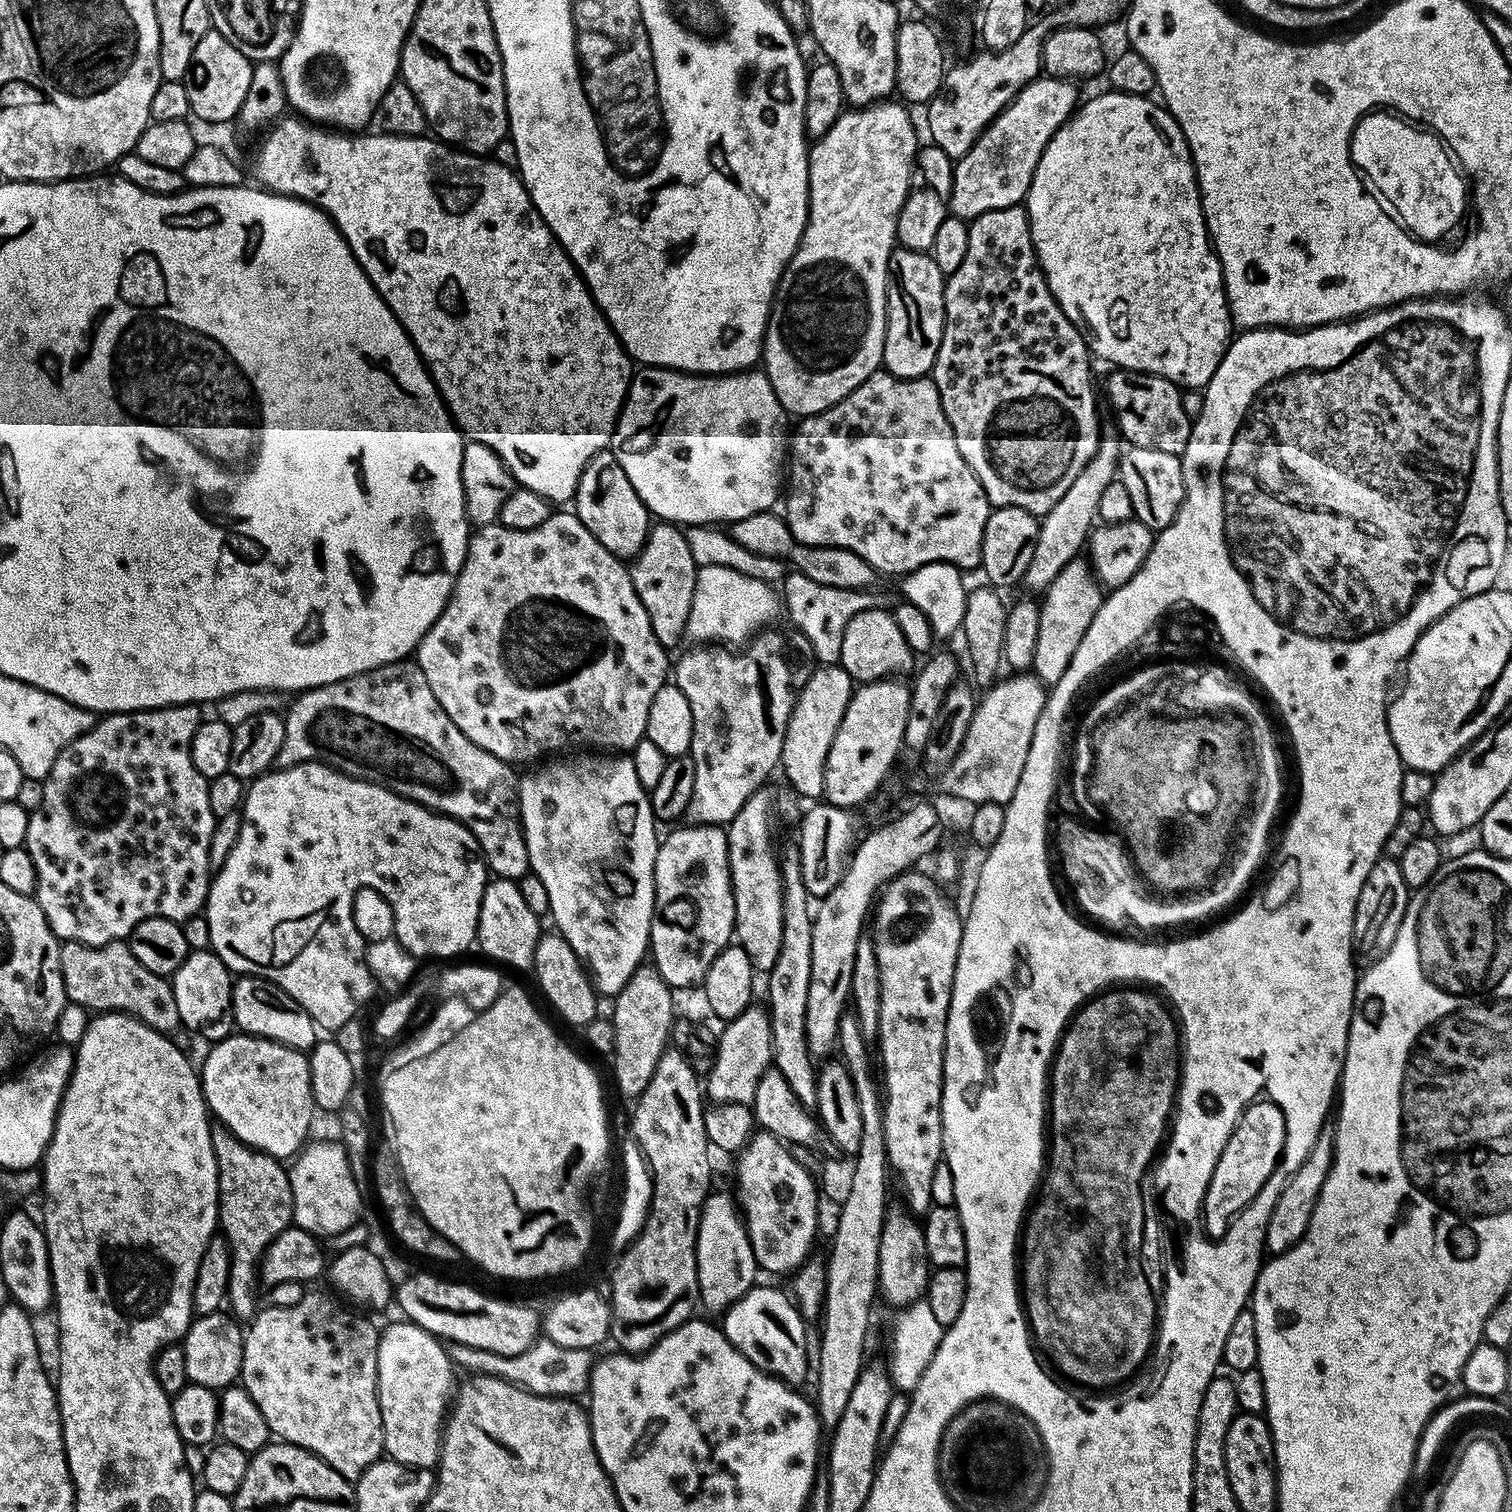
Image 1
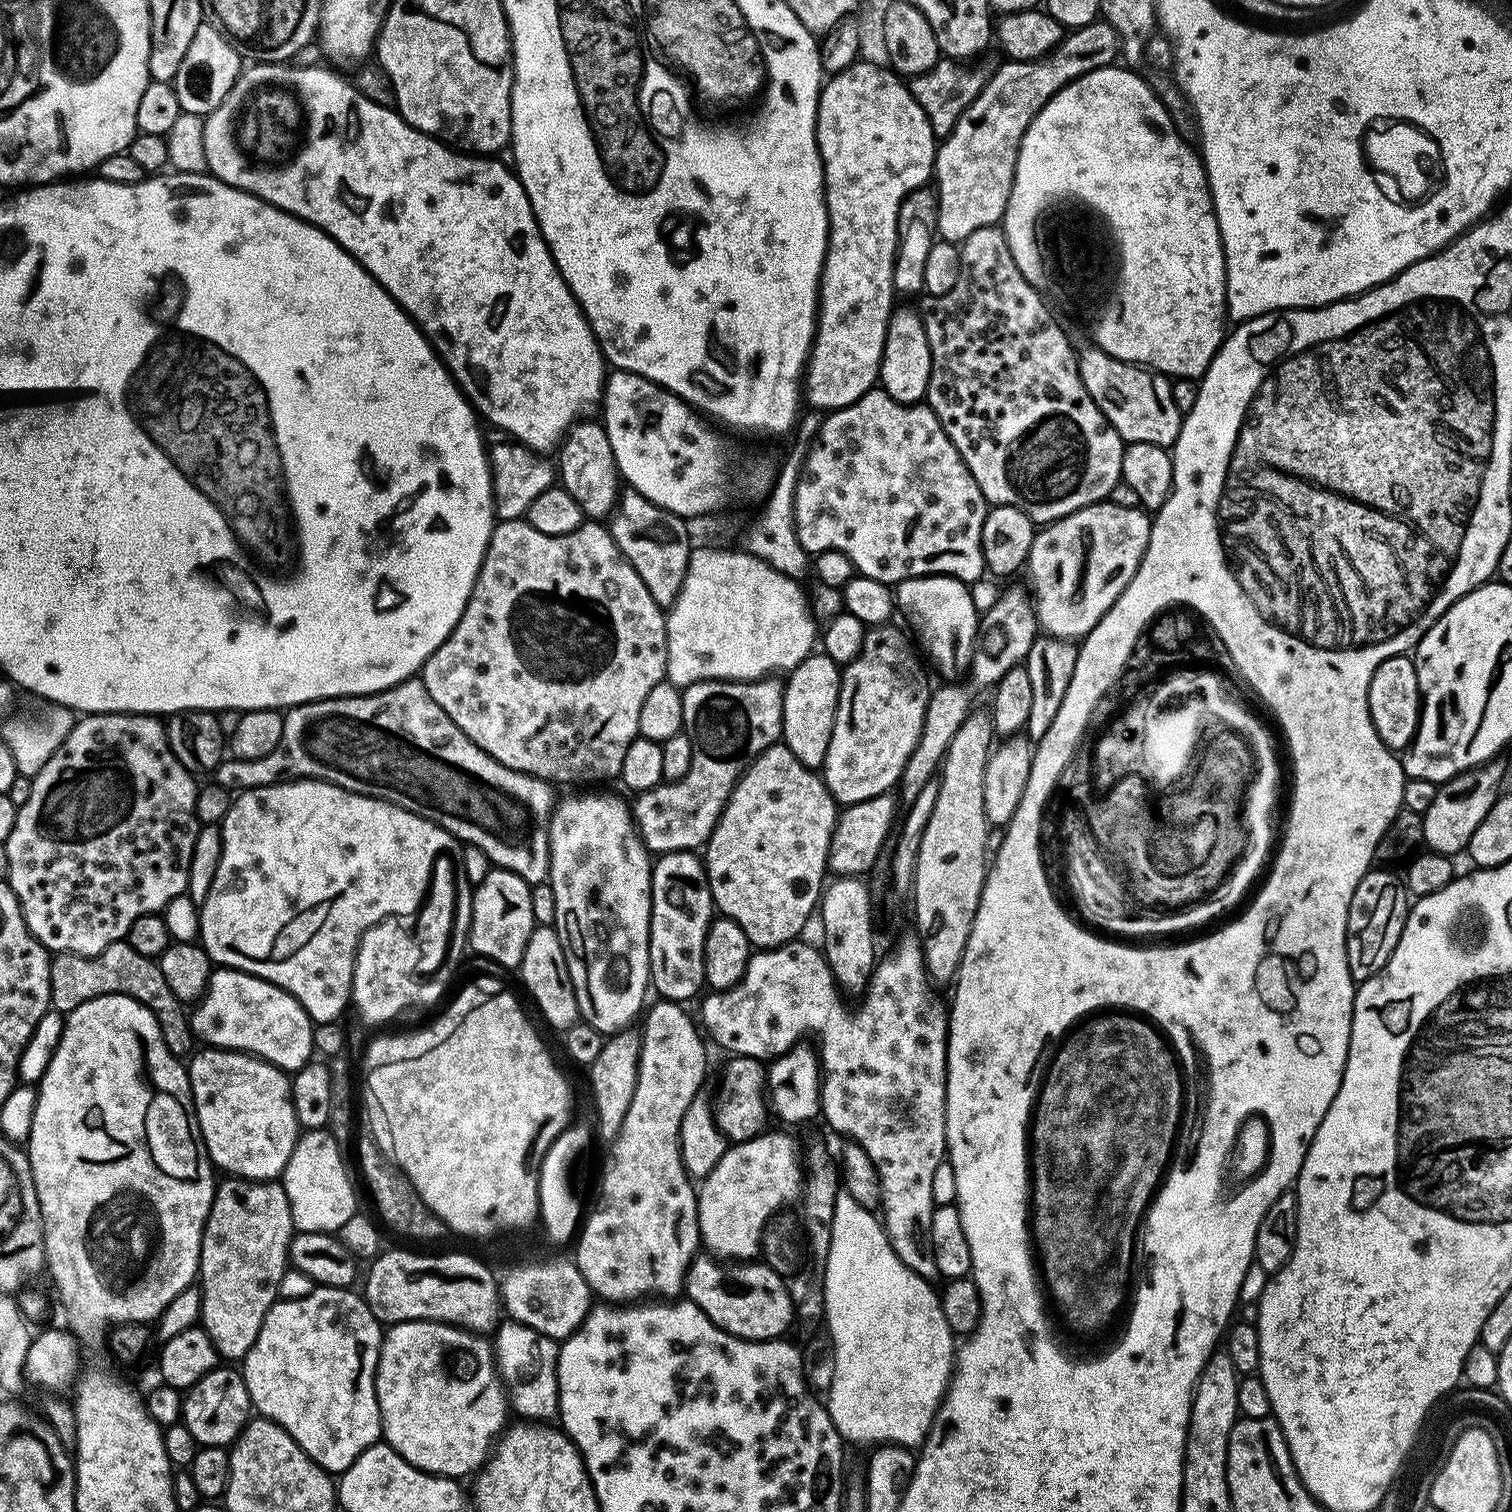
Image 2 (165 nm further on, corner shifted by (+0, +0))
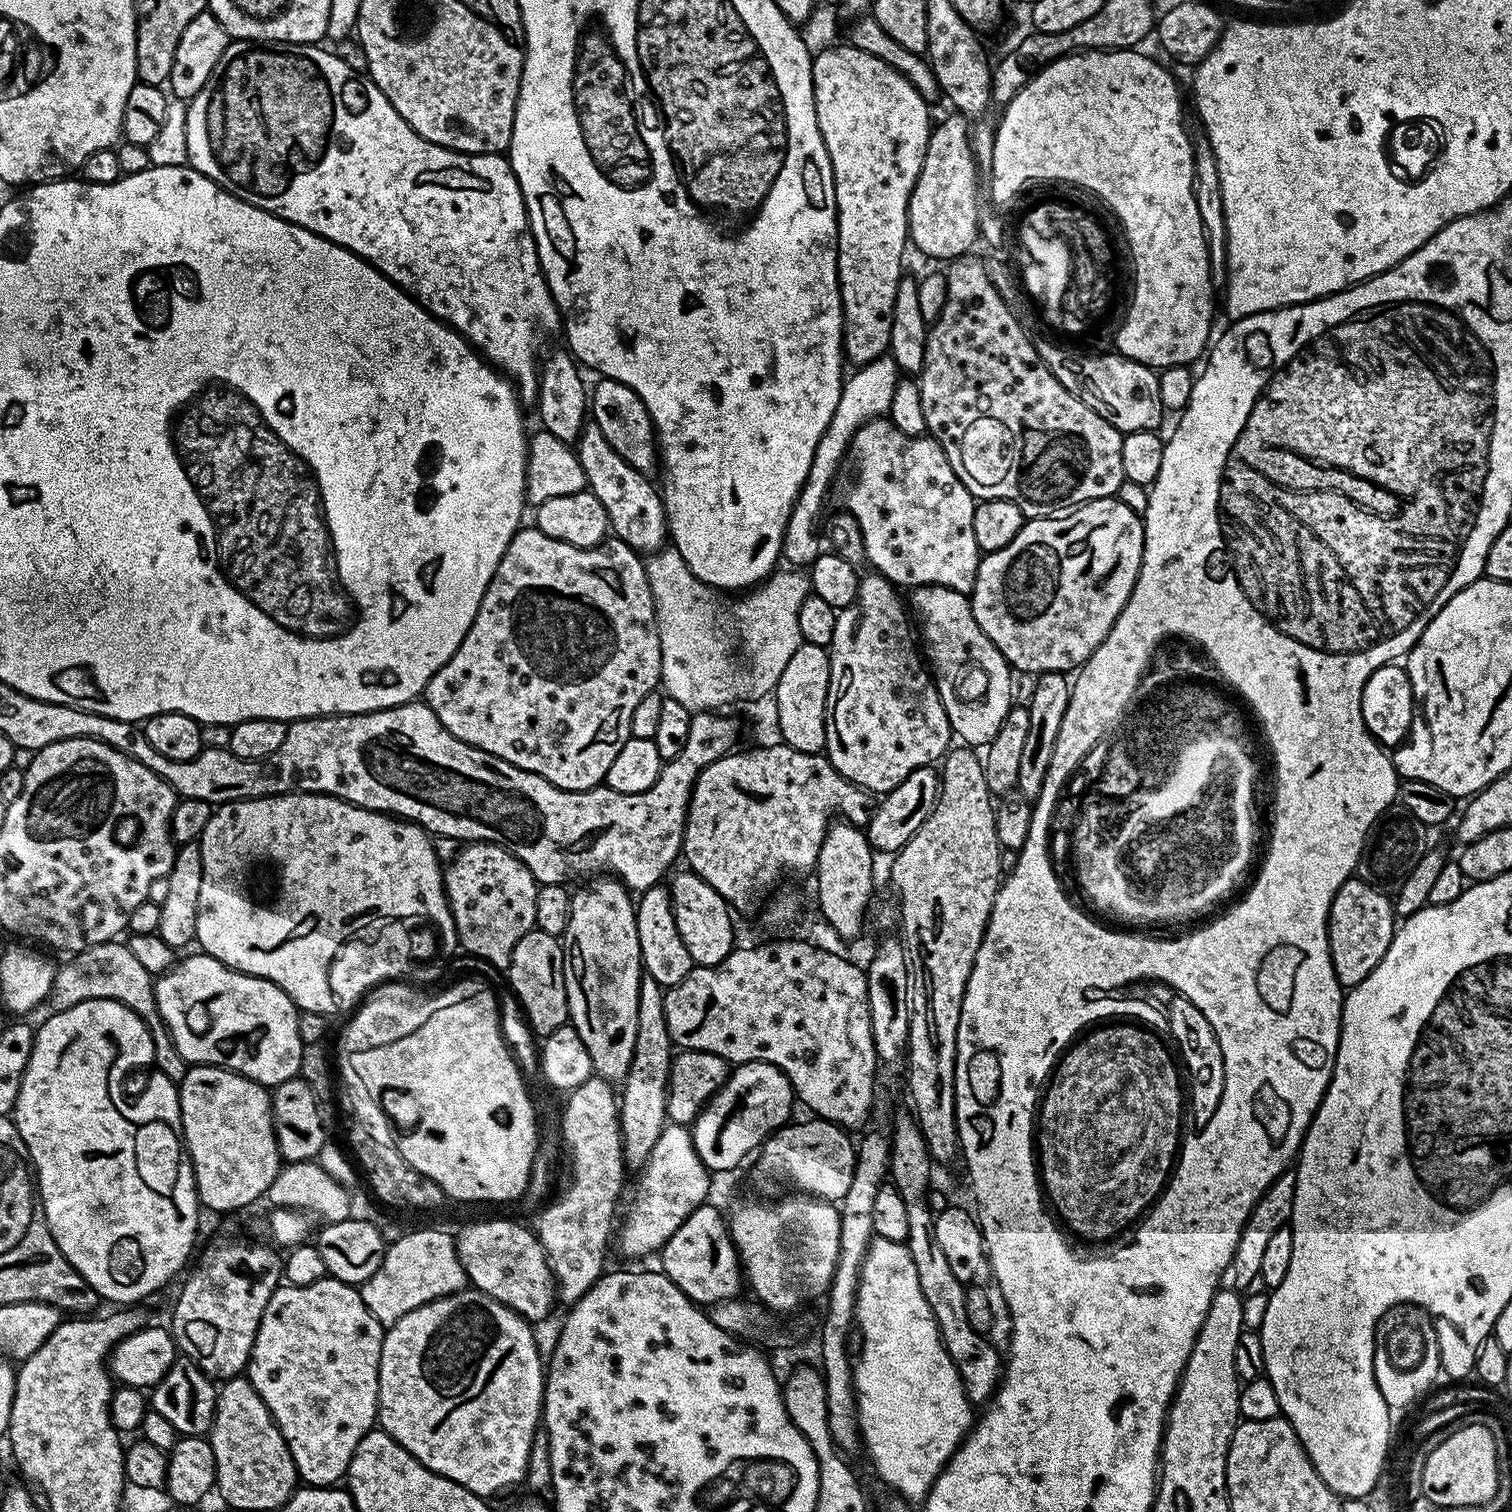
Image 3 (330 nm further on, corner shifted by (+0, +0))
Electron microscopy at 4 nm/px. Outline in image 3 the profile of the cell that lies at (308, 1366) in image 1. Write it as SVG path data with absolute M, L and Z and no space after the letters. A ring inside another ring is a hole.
M325 1278L314 1282L310 1286L294 1286L288 1284L276 1289L276 1293L266 1302L266 1310L262 1314L262 1322L258 1326L258 1334L254 1338L252 1356L248 1359L246 1375L248 1380L258 1390L262 1402L270 1410L272 1420L278 1426L286 1446L296 1463L297 1477L305 1485L314 1488L326 1488L336 1486L341 1483L348 1475L348 1467L356 1453L358 1442L366 1433L373 1431L374 1425L378 1420L378 1401L380 1398L380 1351L384 1341L385 1329L366 1310L366 1302L362 1302L359 1291L353 1285L343 1284L340 1280Z

